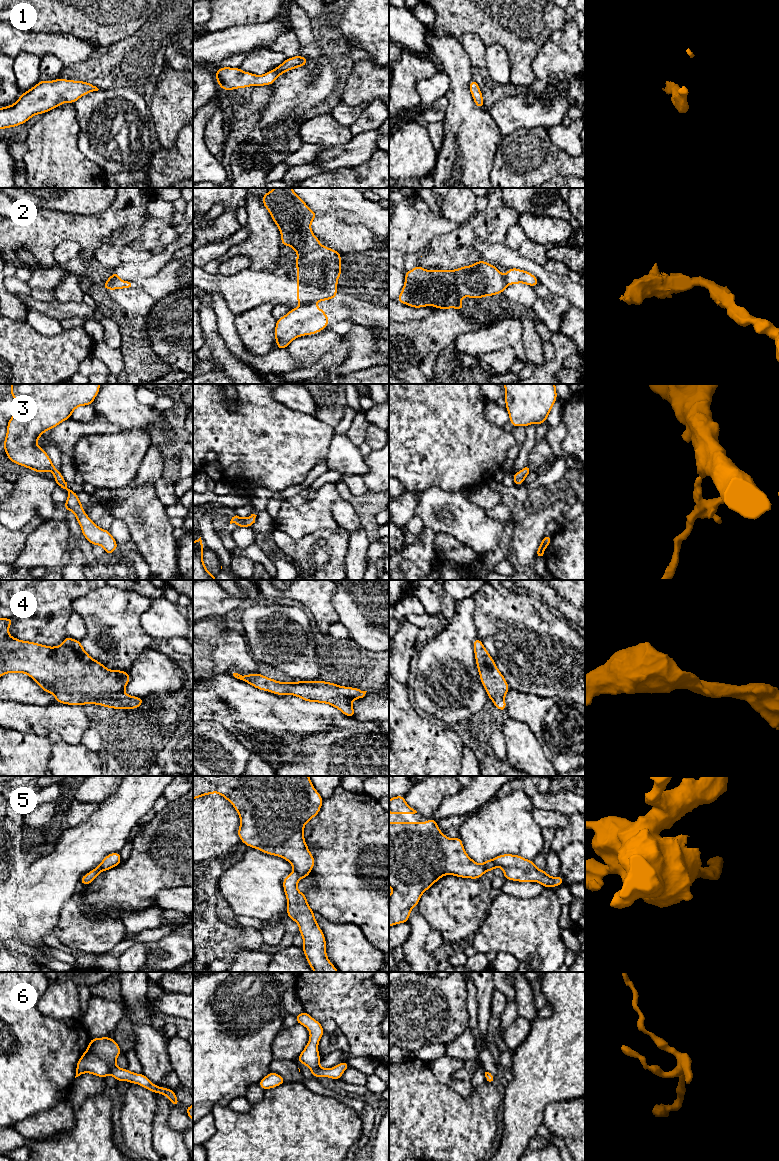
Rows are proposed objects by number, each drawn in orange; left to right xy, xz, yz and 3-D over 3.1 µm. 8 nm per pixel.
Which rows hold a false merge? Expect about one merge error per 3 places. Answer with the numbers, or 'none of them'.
2

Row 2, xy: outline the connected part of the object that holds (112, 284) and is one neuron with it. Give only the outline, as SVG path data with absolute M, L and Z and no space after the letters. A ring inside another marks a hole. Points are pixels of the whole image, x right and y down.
M109 280L102 284L102 287L107 290L116 290L116 289L125 289L125 288L134 288L133 281L122 281L118 280Z

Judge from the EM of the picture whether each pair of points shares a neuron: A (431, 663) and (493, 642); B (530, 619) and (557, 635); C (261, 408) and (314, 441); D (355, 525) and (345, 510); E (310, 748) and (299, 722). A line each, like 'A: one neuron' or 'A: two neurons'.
A: two neurons
B: one neuron
C: one neuron
D: one neuron
E: two neurons

